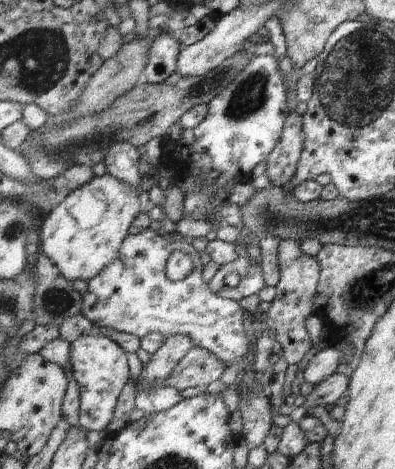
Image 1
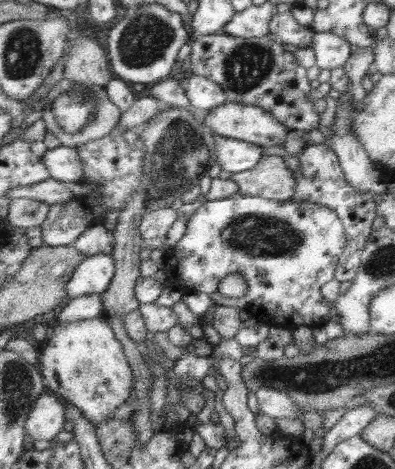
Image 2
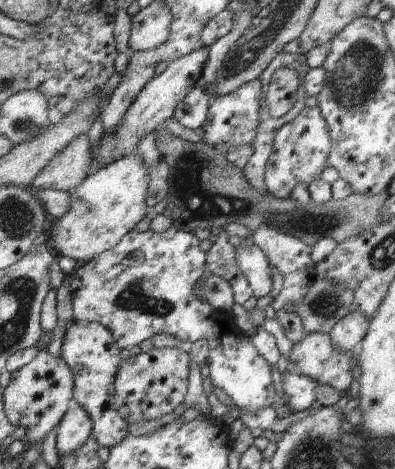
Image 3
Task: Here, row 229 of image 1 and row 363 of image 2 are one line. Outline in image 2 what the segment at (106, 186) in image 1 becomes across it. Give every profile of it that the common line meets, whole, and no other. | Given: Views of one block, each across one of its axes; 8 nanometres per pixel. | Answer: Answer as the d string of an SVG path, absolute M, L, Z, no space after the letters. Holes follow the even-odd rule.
M103 318L99 320L83 320L67 324L65 328L51 328L53 334L43 346L41 356L41 370L45 384L51 392L57 392L63 400L75 404L93 424L107 424L109 420L115 420L115 414L119 408L125 408L125 404L135 400L137 392L137 378L133 374L133 366L129 364L129 356L125 352L125 344L117 338L117 332L109 322Z

